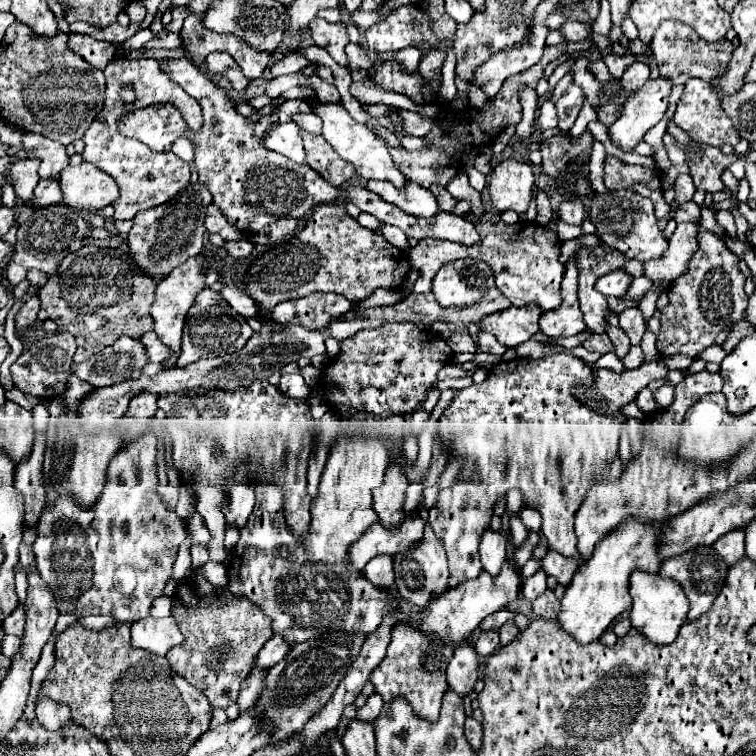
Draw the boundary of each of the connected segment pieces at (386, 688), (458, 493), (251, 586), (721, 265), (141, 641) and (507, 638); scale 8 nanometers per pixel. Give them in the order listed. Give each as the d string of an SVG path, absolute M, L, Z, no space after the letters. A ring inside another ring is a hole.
M399 622L391 630L391 642L387 646L385 660L373 670L369 680L373 682L377 694L381 694L385 702L393 698L405 698L417 716L435 722L439 718L443 694L447 692L445 670L451 656L453 656L453 648L445 640L433 634L423 634L411 624Z
M559 352L559 354L541 356L541 358L515 358L515 360L509 360L509 362L499 362L499 364L495 364L495 366L489 370L487 378L485 378L481 384L473 384L473 386L469 386L469 388L461 388L461 390L455 392L453 404L451 404L451 406L441 414L441 418L439 418L439 436L441 436L441 440L443 440L443 444L445 444L445 450L447 450L449 454L455 454L455 456L461 456L461 458L463 458L461 480L459 480L457 484L453 484L451 488L447 488L447 490L439 490L439 500L437 500L435 508L429 510L429 526L431 526L431 528L435 530L435 534L441 538L441 542L443 542L443 546L445 546L445 552L447 552L447 560L449 560L449 588L459 586L463 580L469 580L469 578L477 578L477 576L479 576L479 572L481 572L481 560L479 560L477 548L479 548L481 534L483 534L483 530L489 528L489 522L491 522L495 504L497 504L511 488L519 488L519 490L523 492L523 496L525 496L527 506L541 512L541 516L543 516L543 534L545 534L545 538L547 538L549 548L555 550L555 552L561 552L563 556L569 556L569 558L577 560L579 564L585 562L585 560L581 560L581 556L579 556L579 552L577 552L577 536L575 536L575 532L573 532L573 518L575 518L577 508L583 504L583 500L585 500L585 496L587 496L587 490L595 484L595 476L599 474L601 466L607 464L607 462L611 462L611 460L617 456L617 450L595 450L595 444L593 444L593 442L595 442L595 432L601 432L601 426L605 426L603 420L599 420L599 418L603 418L603 416L601 416L601 414L595 414L589 406L581 404L581 402L573 396L573 386L591 386L591 382L593 382L593 380L591 380L591 368L589 368L581 358L577 358L577 356L569 354L569 352ZM475 476L479 476L479 480L481 480L479 484L475 484Z
M339 438L337 444L329 452L327 466L321 476L319 496L311 504L311 526L309 540L305 546L297 544L289 534L285 518L283 518L283 492L279 486L261 484L255 488L257 504L247 524L240 530L240 538L232 550L234 558L229 558L229 590L237 596L249 598L257 604L271 620L273 632L285 636L285 640L293 646L311 638L325 634L327 630L355 630L369 634L373 632L385 614L389 614L389 606L397 608L395 596L389 592L381 592L365 580L363 574L357 574L347 562L347 548L353 540L359 540L371 524L377 522L377 512L373 510L371 490L381 486L383 470L389 466L389 452L381 440L375 438Z
M701 228L697 234L699 250L689 260L689 268L671 282L669 304L661 310L661 332L657 336L659 356L687 354L695 358L713 344L723 344L731 326L745 316L747 294L743 292L745 276L739 270L739 258L729 252L723 238Z
M141 618L131 624L131 644L159 656L165 656L173 646L183 642L183 634L177 628L177 622L167 618Z
M513 622L503 624L503 626L499 628L499 640L501 640L501 646L513 642L513 640L517 638L517 634L519 634L519 628L517 628Z

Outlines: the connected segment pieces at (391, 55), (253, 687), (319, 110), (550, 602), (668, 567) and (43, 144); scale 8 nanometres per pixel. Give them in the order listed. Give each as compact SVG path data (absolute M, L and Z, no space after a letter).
M408 47L397 52L377 52L377 55L382 60L397 60L410 73L417 70L421 58L421 52L416 47Z
M265 668L261 670L251 670L249 678L241 684L241 692L239 692L239 700L237 704L241 706L241 712L245 712L249 706L255 704L257 696L261 696L261 680L265 680Z
M313 88L305 90L303 100L309 104L311 114L315 114L315 116L319 116L319 118L323 120L323 132L321 132L323 138L331 144L331 148L333 148L345 162L353 164L353 168L357 170L357 174L359 174L361 178L365 178L365 180L369 180L369 178L373 178L373 180L389 180L389 182L393 182L397 188L401 188L401 186L407 182L407 178L395 168L395 164L393 164L393 160L391 160L391 156L389 156L389 152L387 152L387 144L385 144L383 140L379 140L369 128L365 128L363 124L355 122L355 120L347 114L347 110L345 110L341 104L321 102L321 100L317 98L317 92L315 92Z
M545 590L535 602L533 602L533 614L537 618L545 618L545 620L555 620L559 612L559 600L551 590Z
M697 546L685 554L679 554L679 556L665 560L659 568L659 574L677 580L683 586L683 590L689 598L689 620L697 620L699 616L703 616L711 608L711 604L719 596L721 588L725 586L727 564L717 556L717 552L711 546Z
M33 132L23 134L23 150L29 158L39 158L41 168L39 176L45 180L59 180L61 170L69 164L69 156L65 154L65 146Z

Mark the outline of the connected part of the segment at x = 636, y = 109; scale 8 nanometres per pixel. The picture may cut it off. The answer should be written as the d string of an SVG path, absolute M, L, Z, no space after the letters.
M659 76L631 94L621 118L609 128L609 138L613 144L621 146L625 152L635 148L643 140L645 132L663 120L669 106L671 88L673 84Z

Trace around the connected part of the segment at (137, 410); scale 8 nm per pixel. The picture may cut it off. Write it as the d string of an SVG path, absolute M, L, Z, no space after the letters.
M141 392L130 401L127 409L127 416L133 420L143 420L155 415L158 410L157 398L159 394L155 392Z

